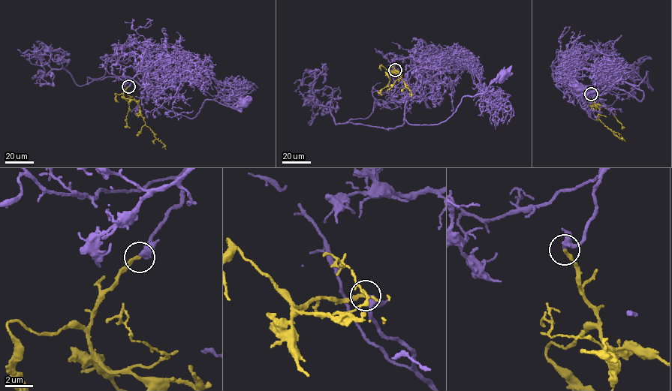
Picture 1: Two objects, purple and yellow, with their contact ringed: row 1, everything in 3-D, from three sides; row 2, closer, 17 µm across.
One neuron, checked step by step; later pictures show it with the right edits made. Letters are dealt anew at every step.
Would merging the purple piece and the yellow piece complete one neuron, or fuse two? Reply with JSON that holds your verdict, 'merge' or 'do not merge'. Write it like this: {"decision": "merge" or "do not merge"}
{"decision": "merge"}

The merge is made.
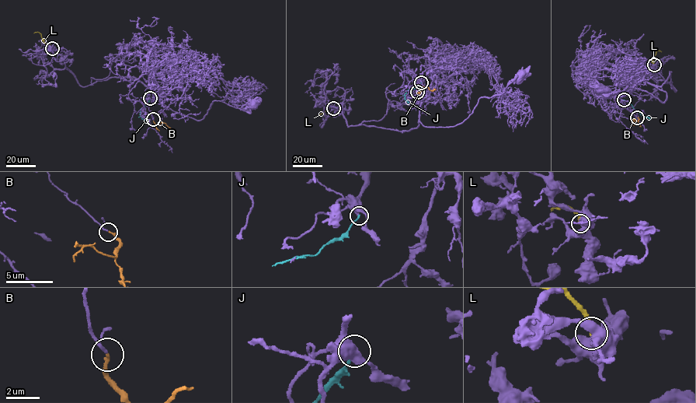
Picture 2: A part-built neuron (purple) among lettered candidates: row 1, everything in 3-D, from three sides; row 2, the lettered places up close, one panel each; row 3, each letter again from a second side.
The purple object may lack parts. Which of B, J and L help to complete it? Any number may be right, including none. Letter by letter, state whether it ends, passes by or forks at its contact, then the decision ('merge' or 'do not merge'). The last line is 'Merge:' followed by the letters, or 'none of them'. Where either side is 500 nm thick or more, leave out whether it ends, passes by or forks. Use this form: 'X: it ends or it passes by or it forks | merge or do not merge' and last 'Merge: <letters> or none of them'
B: it ends | merge
J: it ends | do not merge
L: do not merge
Merge: B

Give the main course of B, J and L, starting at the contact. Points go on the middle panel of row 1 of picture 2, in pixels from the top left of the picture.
B: (417, 92), (428, 87), (430, 90), (436, 89)
J: (421, 82), (406, 92), (405, 99), (408, 103)
L: (333, 108), (329, 105), (318, 115)

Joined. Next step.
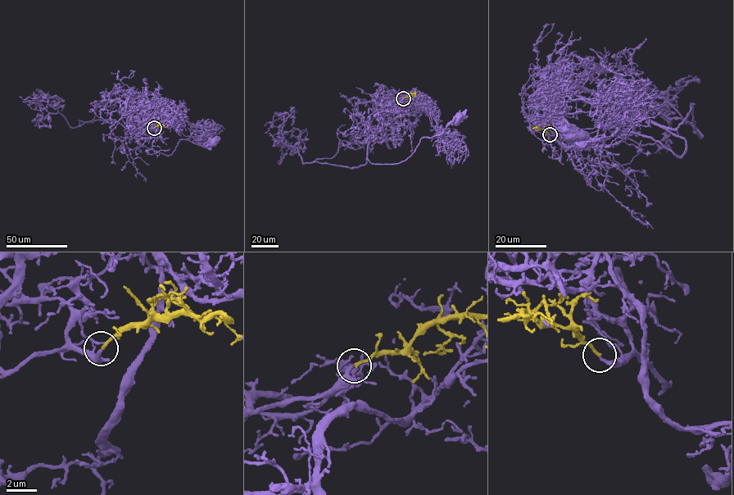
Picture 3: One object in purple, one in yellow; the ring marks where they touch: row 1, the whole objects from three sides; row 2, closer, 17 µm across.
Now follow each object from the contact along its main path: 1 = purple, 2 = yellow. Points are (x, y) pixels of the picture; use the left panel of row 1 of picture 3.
1: (154, 128), (146, 129), (148, 107), (139, 108), (127, 124), (131, 136), (165, 155), (180, 139), (213, 143)
2: (154, 128), (160, 125), (165, 127)

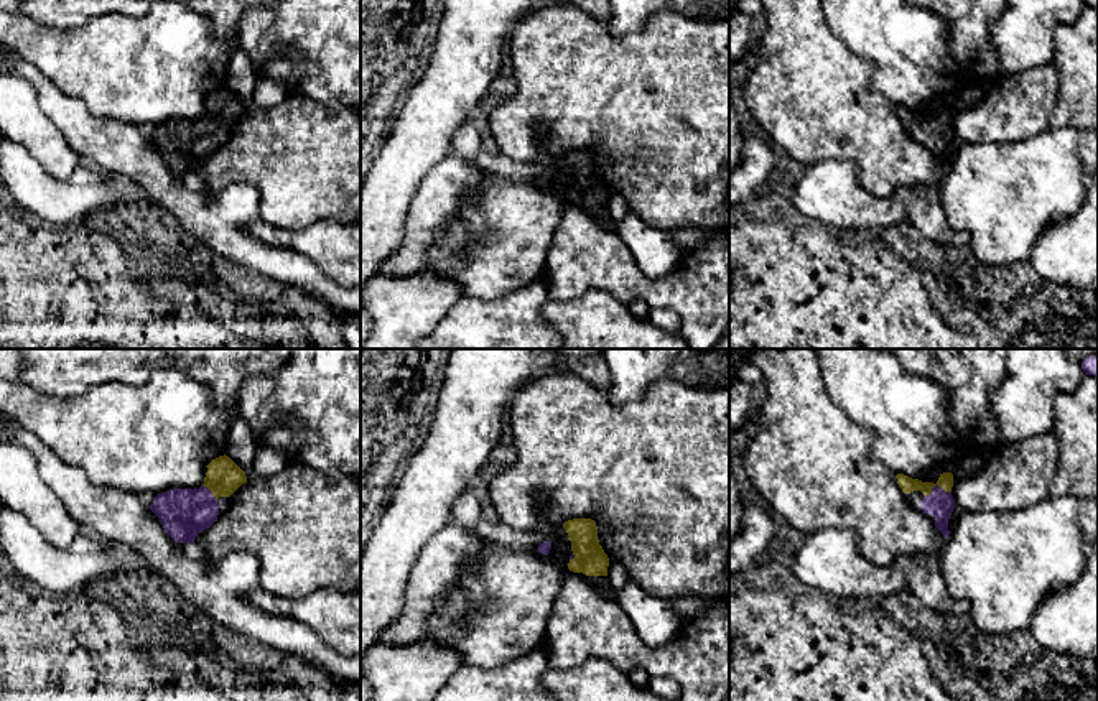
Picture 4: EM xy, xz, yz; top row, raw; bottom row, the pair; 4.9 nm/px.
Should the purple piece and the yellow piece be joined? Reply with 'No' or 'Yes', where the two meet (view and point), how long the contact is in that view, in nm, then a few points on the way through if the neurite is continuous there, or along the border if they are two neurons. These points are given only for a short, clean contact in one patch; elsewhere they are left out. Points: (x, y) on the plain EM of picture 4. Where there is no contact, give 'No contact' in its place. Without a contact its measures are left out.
Yes. Touches purple at yz (937, 117). Shared border 130 nm. Path across: yz (940, 135), (937, 117), (945, 112)

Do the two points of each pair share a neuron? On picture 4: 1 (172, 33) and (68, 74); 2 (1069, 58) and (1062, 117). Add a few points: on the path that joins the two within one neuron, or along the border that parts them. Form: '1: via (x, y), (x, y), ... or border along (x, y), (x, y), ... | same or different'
1: via (145, 60), (140, 64), (94, 64) | same
2: via (1070, 73), (1070, 102) | same

